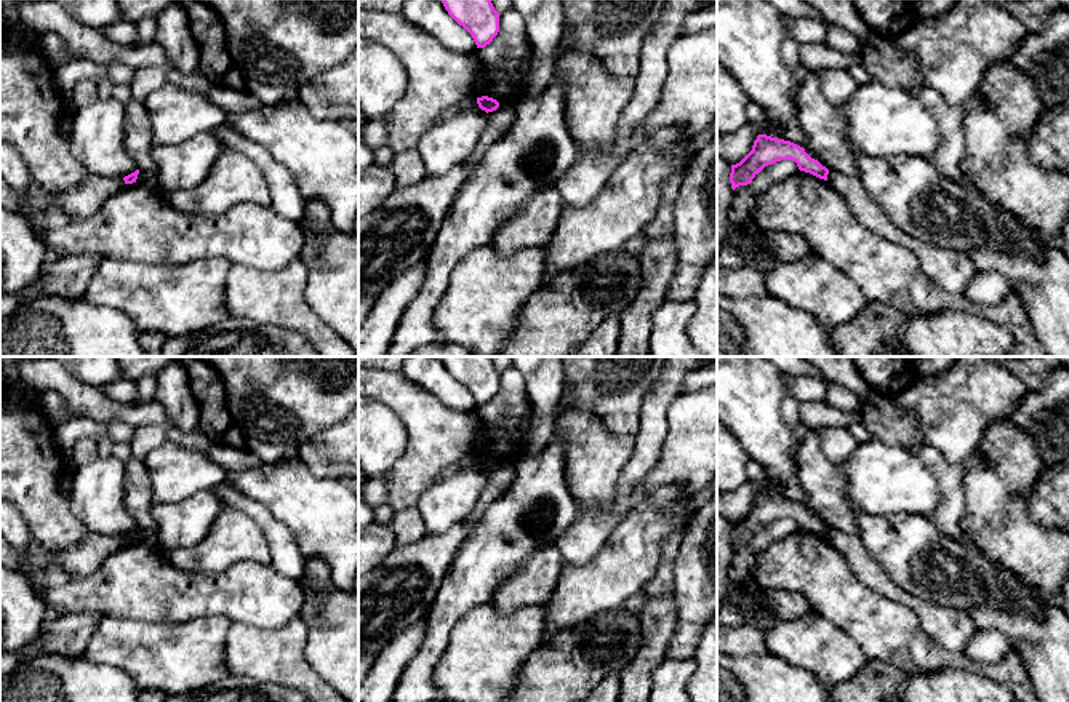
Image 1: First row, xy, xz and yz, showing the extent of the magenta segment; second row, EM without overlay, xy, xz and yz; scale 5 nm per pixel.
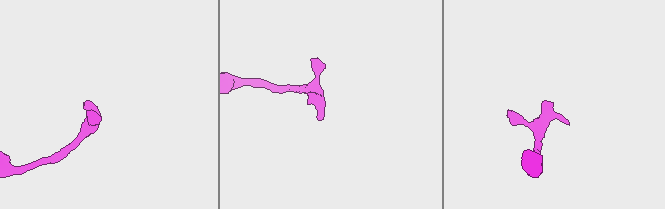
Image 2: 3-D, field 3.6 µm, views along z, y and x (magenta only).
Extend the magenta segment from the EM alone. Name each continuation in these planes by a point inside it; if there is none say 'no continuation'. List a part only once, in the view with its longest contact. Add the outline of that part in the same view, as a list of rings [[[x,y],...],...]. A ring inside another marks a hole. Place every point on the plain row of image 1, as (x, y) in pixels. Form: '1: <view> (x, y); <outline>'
no continuation

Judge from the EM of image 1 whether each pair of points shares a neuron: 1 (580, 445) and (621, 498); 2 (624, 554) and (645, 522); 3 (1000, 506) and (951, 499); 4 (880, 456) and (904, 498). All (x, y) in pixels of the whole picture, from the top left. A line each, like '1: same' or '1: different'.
1: different
2: same
3: different
4: same

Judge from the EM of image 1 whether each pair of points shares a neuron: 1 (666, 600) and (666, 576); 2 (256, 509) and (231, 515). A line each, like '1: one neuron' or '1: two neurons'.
1: two neurons
2: two neurons

